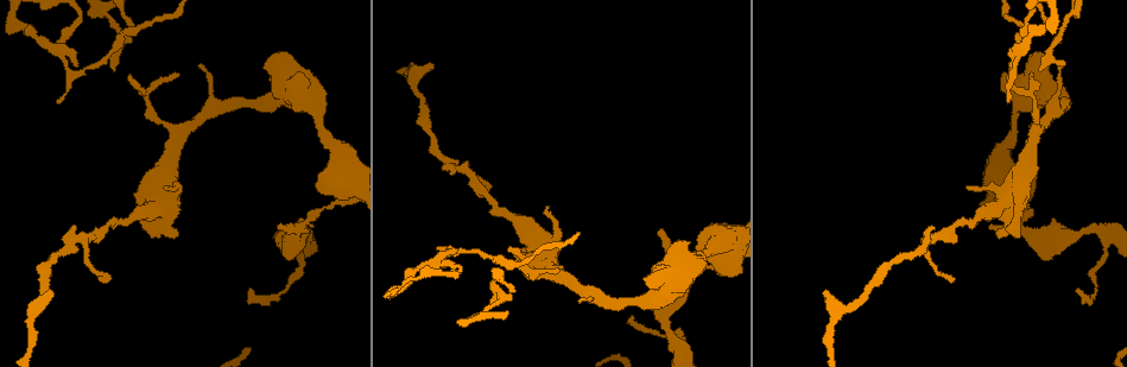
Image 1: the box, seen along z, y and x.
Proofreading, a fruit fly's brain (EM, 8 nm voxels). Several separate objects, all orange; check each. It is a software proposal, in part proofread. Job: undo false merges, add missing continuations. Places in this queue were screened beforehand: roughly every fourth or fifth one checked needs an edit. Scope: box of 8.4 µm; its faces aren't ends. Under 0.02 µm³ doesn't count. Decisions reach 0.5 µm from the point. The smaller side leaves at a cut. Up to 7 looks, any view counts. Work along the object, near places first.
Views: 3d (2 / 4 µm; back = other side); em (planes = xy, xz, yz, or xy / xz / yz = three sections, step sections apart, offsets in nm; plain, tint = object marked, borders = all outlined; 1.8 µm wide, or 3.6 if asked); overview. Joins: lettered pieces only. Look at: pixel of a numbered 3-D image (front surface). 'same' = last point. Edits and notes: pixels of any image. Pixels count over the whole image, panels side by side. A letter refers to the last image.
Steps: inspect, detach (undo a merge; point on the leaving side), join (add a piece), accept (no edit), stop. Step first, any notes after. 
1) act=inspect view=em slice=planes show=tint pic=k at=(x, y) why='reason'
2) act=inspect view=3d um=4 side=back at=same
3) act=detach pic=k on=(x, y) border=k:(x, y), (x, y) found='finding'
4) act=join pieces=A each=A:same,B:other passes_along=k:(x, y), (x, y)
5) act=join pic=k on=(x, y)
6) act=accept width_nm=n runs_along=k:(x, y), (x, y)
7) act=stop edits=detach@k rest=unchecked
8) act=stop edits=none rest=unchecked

act=inspect view=em slice=xz step=8 show=borders pic=1 at=(974, 220) why='calibre changes'

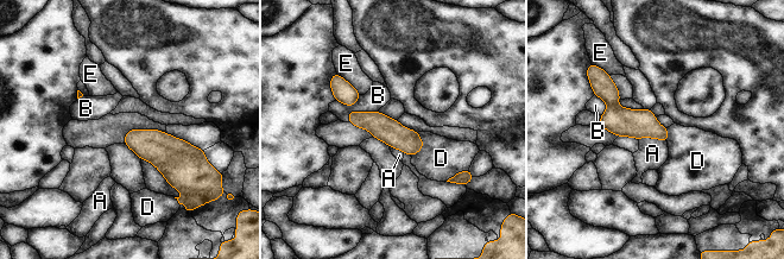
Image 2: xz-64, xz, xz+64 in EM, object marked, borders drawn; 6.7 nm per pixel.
act=accept width_nm=170 each=A:other,B:other,D:other,E:other border=2:(638, 138), (659, 138), (666, 143) found='one cell here'

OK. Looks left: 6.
act=inspect view=em um=3.6 slice=xy step=4 show=tint pic=1 at=(130, 75) why='an open end'

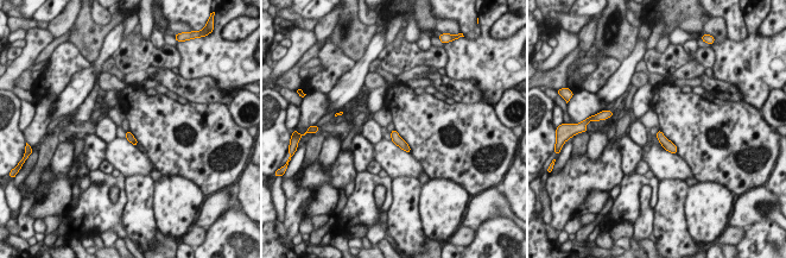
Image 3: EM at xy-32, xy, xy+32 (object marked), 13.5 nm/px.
act=inspect view=em um=3.6 slice=planes show=borders at=same why='cut it another way'

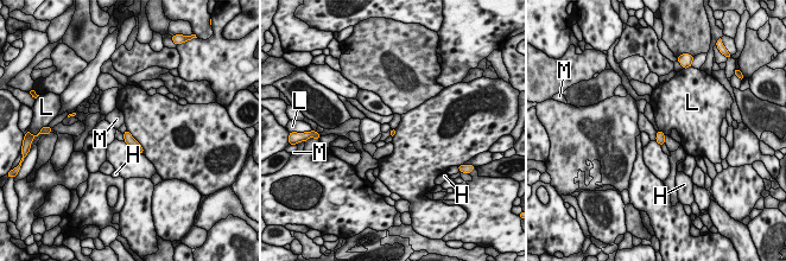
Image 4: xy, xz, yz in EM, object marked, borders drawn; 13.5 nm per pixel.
act=accept each=H:other,L:other,M:other border=4:(127, 129), (143, 148), (143, 153) found='no lettered piece goes on from it'

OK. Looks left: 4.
act=inspect view=3d um=4 pic=1 at=(437, 264) why='side arm on a straight run'

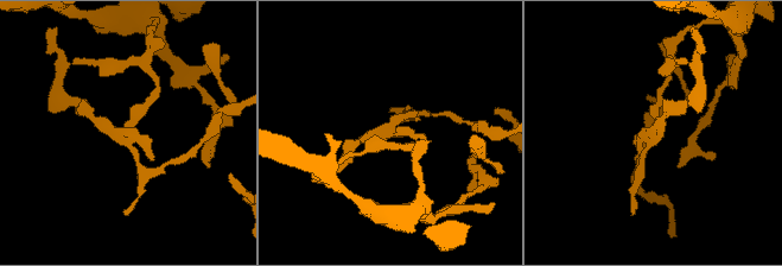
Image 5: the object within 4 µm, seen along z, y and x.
act=inspect view=em slice=yz step=8 show=borders pic=5 at=(386, 130)

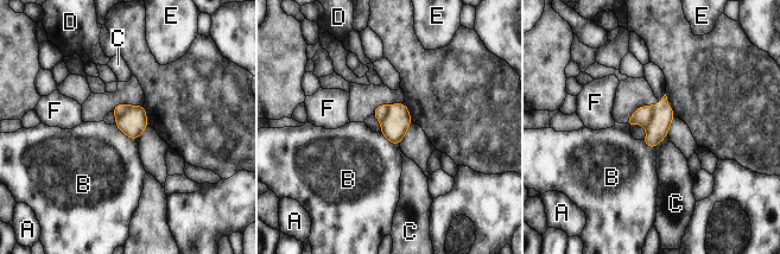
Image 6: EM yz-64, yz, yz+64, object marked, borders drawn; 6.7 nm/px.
act=inspect view=em slice=planes show=borders at=same why='cut it another way'

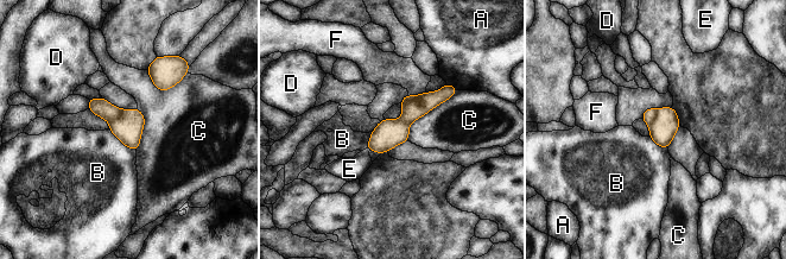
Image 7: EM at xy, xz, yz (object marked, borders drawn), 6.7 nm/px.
act=accept width_nm=190 each=A:other,B:other,C:other,D:other,E:other,F:other border=7:(108, 128), (125, 145), (135, 151) found='continuous, no second cell'

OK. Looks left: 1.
act=stop edits=none rest=unchecked

